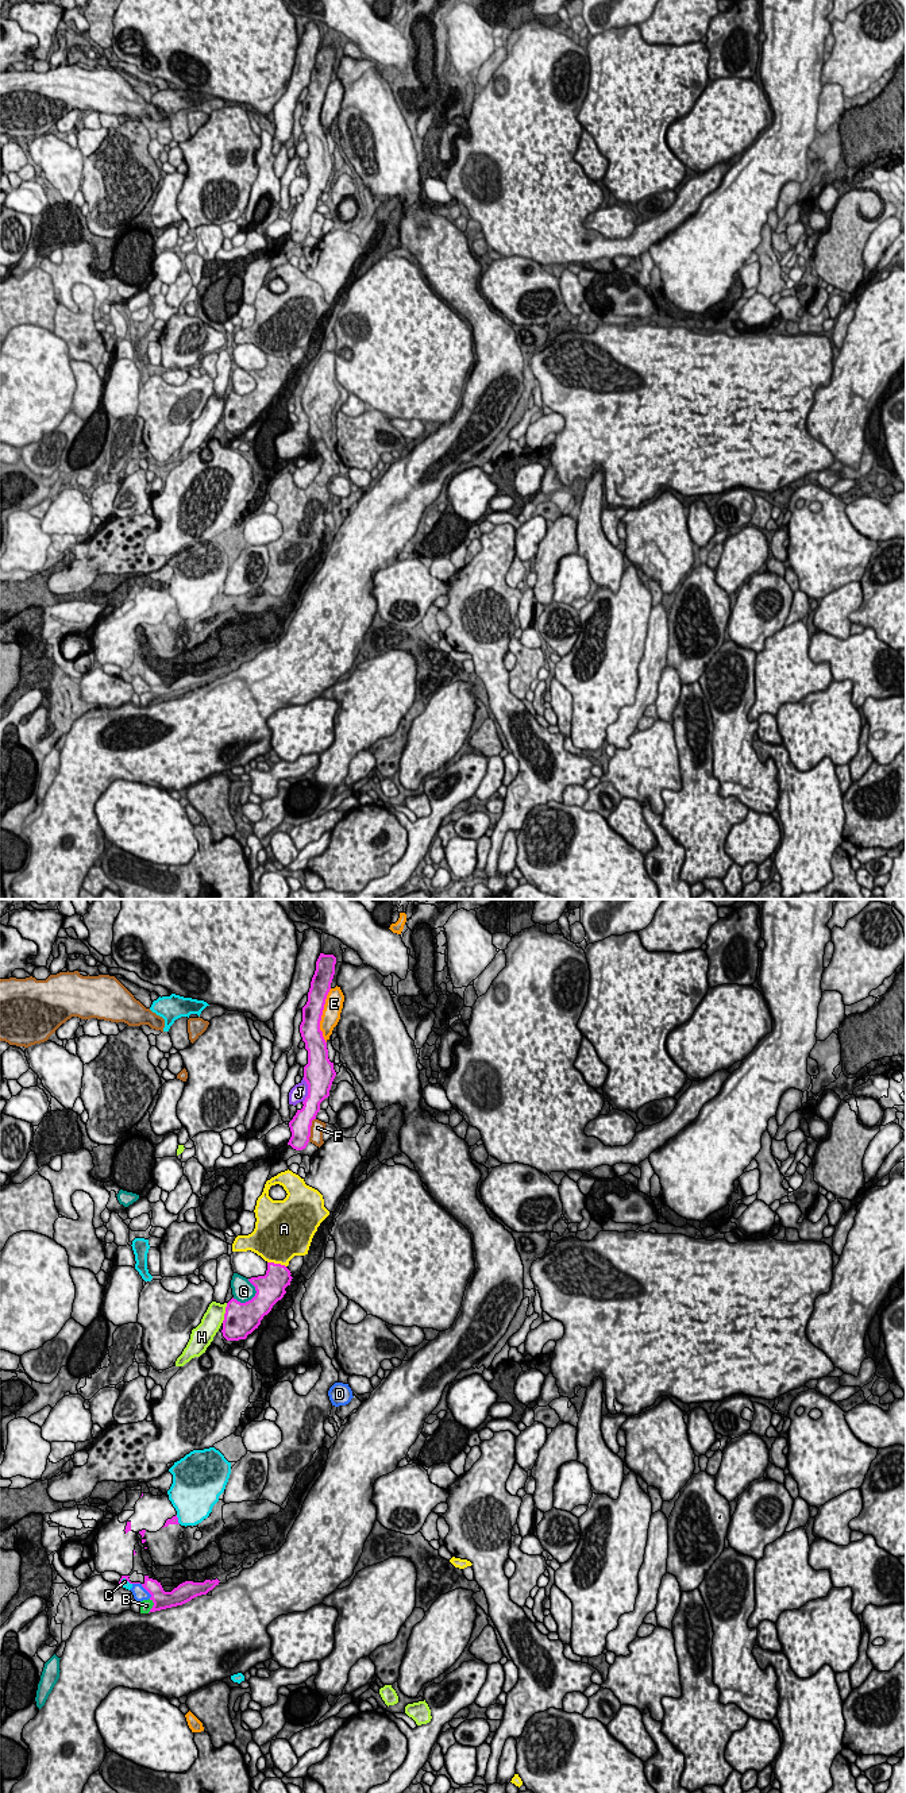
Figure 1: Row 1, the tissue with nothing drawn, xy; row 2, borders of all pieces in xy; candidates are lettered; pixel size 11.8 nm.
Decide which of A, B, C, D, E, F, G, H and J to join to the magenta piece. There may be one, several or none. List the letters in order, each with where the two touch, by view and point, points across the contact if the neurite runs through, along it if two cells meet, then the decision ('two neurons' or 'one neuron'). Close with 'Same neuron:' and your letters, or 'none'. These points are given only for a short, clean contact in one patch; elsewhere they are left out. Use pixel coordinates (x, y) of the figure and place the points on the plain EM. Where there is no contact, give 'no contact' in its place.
A: xy (277, 357) | two neurons
B: xy (153, 698) | two neurons
C: xy (126, 671) | two neurons
D: xy (143, 679) | two neurons
E: xy (322, 107) | two neurons
F: xy (309, 223) | along xy (315, 211), (308, 234) | two neurons
G: xy (249, 393) | two neurons
H: xy (226, 405) | two neurons
J: xy (308, 182) | along xy (304, 170), (307, 189), (303, 195) | two neurons
Same neuron: none

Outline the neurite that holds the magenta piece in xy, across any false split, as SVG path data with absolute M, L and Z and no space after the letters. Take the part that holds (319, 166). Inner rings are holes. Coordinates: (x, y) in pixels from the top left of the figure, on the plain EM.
M320 46L316 63L311 74L308 95L302 100L300 126L308 143L308 157L304 159L304 173L308 177L308 189L302 201L297 203L289 215L292 230L288 235L293 242L307 240L311 230L312 213L320 204L320 196L329 189L332 174L336 169L334 155L328 151L327 135L320 123L320 113L327 88L335 68L336 50Z

